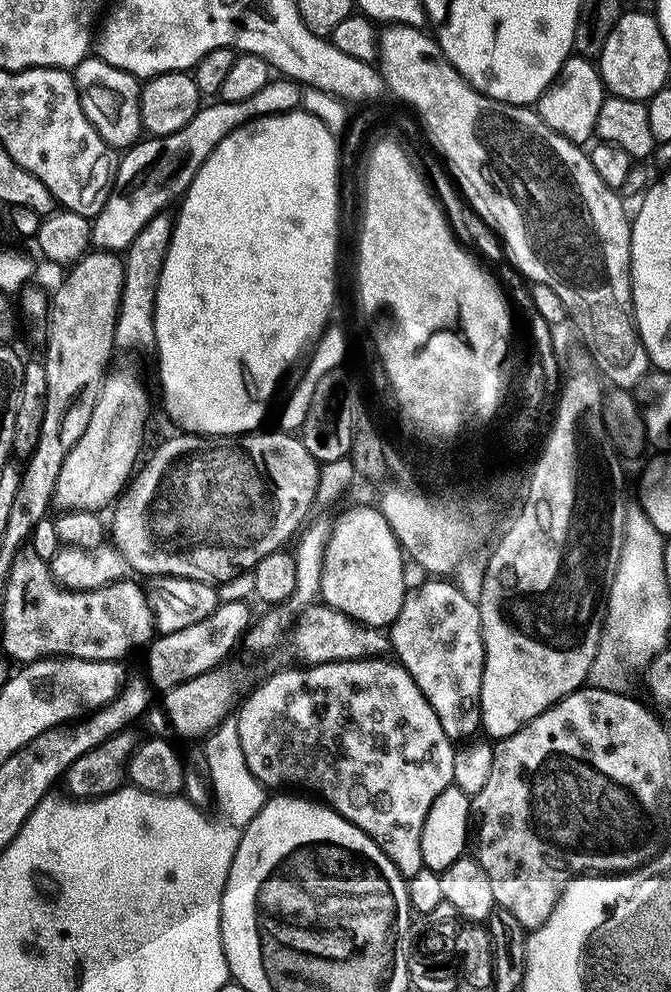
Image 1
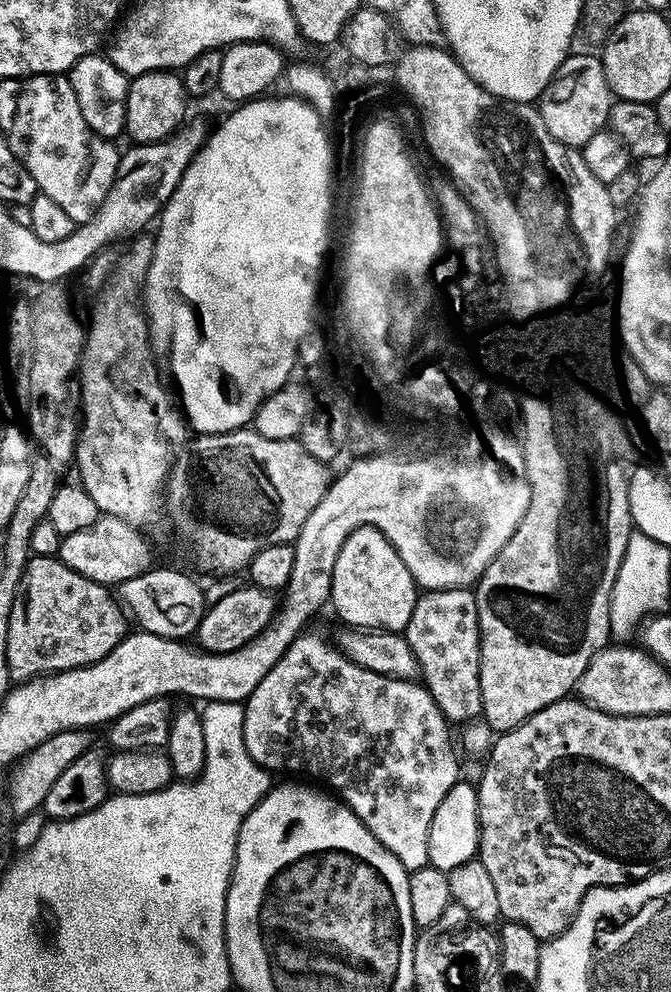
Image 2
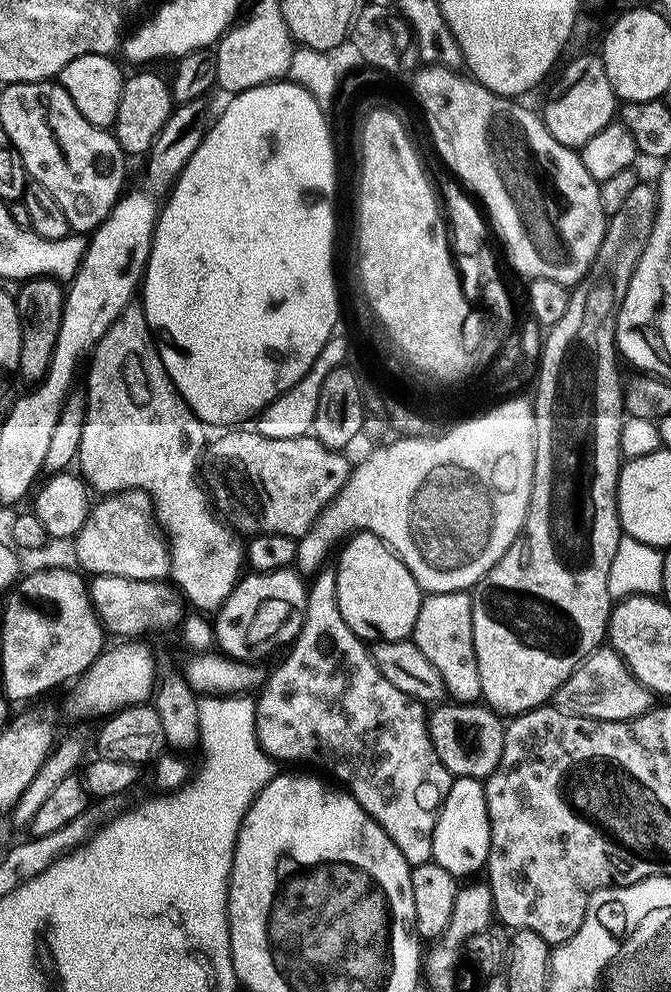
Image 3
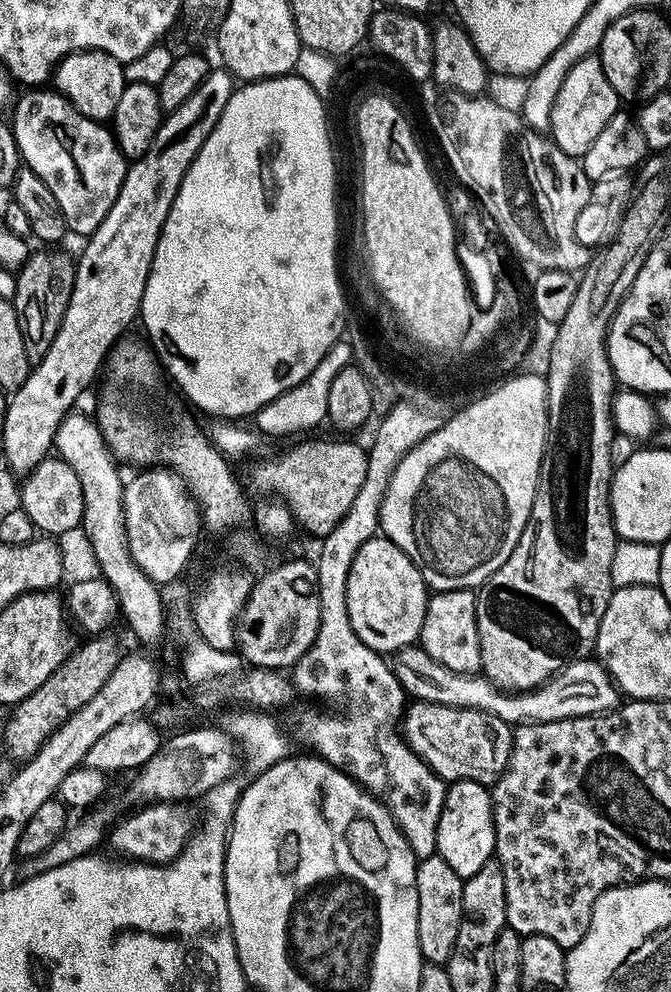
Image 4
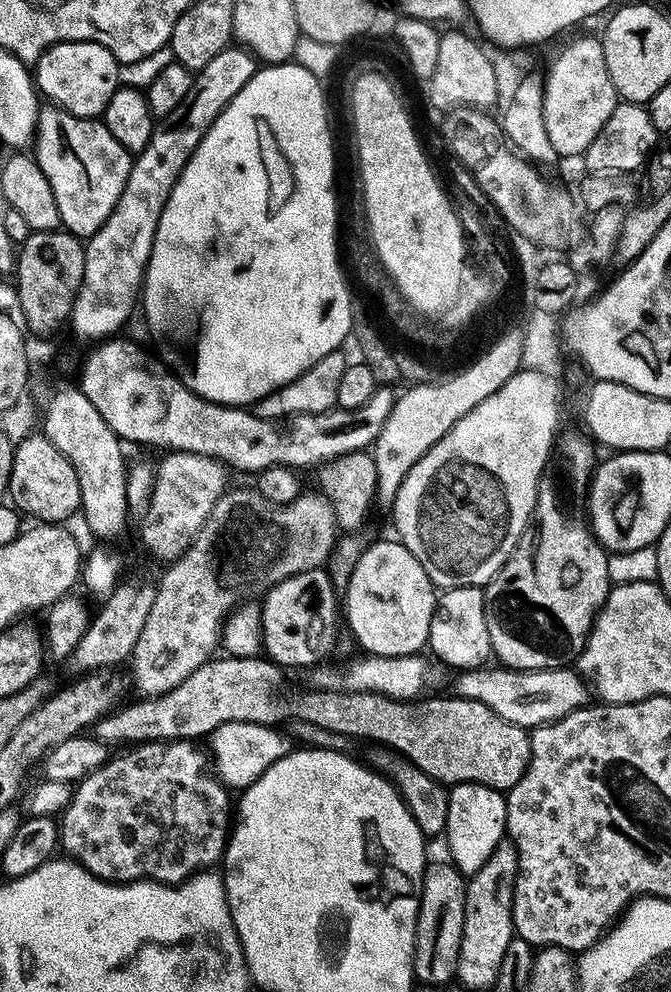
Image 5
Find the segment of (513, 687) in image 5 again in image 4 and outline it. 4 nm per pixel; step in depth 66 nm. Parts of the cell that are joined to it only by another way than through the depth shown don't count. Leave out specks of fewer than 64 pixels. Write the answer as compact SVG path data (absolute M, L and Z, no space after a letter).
M419 646L404 648L395 653L392 665L399 684L413 701L458 709L476 709L479 712L488 712L494 718L502 718L502 722L513 726L600 716L615 711L622 700L612 676L603 664L592 658L571 664L554 679L532 692L521 693L506 693L482 674L454 674L452 670L446 670L440 663L435 662L434 658L430 658Z

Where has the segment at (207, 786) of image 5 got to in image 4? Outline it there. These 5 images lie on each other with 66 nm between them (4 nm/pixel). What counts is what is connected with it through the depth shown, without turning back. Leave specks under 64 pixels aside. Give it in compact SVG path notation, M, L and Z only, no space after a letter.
M184 802L153 804L141 807L133 816L128 816L110 832L110 844L121 852L121 857L132 862L167 866L183 854L198 828L198 820L188 813L189 805Z

